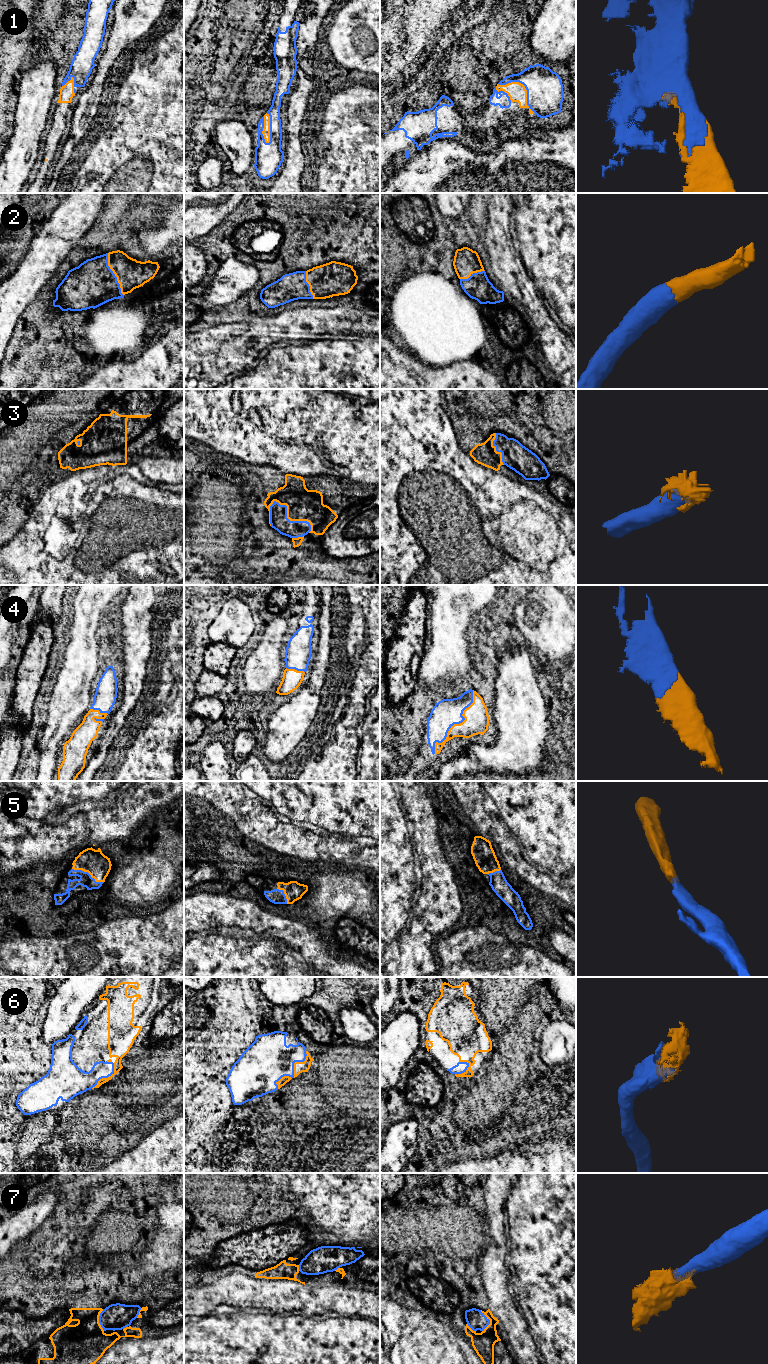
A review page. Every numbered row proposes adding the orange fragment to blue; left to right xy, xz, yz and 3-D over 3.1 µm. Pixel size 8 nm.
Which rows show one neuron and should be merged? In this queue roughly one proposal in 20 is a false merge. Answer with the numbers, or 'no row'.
1, 2, 3, 4, 5, 6, 7

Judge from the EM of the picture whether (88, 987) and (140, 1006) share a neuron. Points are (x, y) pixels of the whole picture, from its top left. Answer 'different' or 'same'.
different

